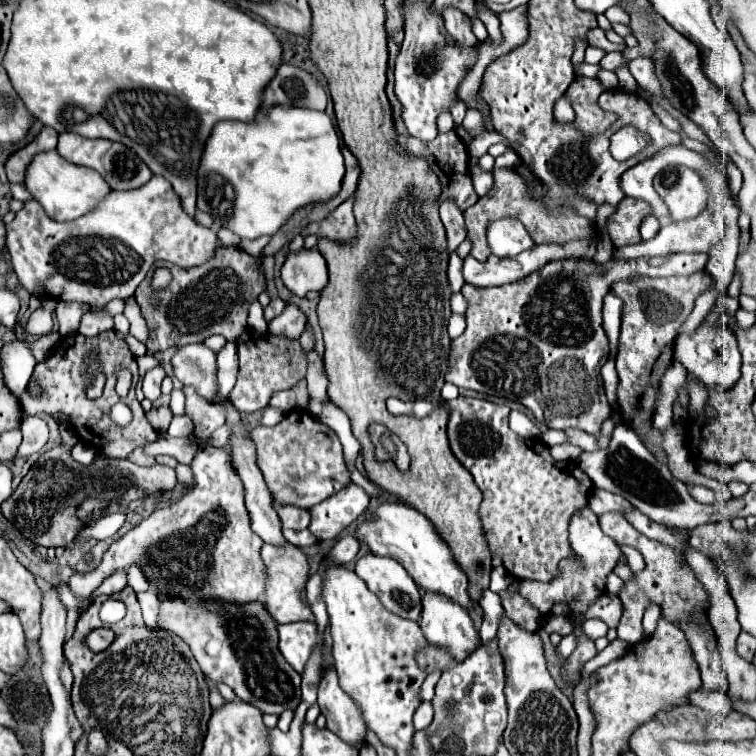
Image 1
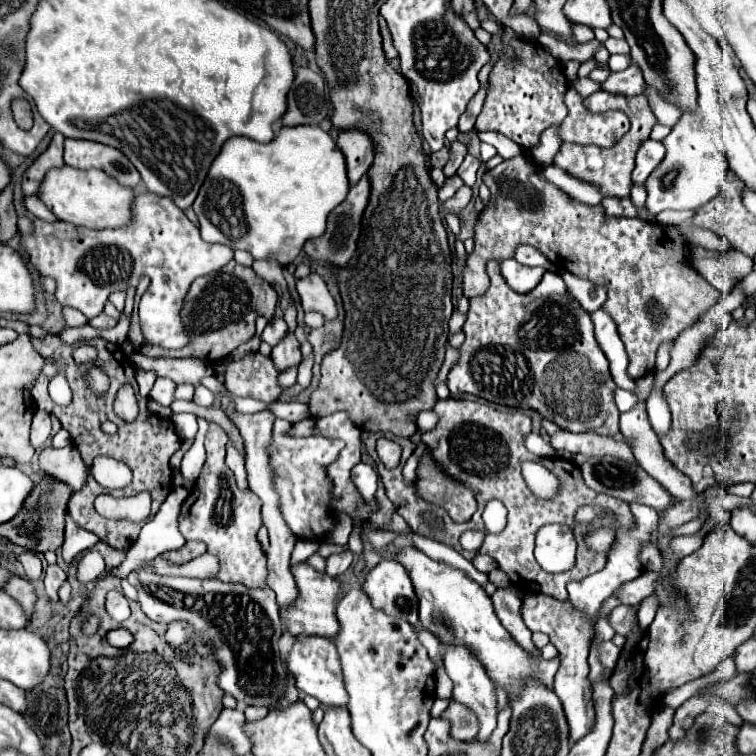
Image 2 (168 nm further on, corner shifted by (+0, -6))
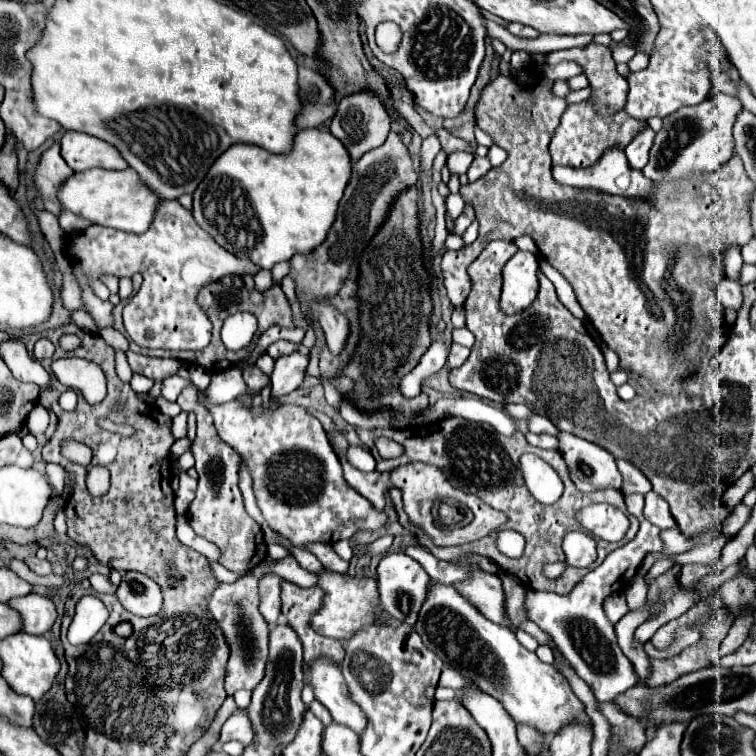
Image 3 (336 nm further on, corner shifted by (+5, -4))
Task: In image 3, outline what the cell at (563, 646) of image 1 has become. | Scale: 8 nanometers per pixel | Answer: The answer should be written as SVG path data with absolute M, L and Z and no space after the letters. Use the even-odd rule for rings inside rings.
M431 580L415 632L429 650L441 656L443 664L459 670L483 692L497 698L513 720L531 724L545 736L555 736L569 720L589 720L567 678L561 678L553 664L541 662L535 652L523 648L511 628L487 620L455 586Z

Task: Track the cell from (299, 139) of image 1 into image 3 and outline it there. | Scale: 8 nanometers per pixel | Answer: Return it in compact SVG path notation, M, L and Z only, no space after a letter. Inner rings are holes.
M309 128L295 134L295 142L289 154L273 154L251 144L229 146L209 168L205 180L193 192L193 218L209 232L219 246L239 258L247 258L253 264L271 270L277 262L291 260L293 254L307 254L319 246L327 230L331 228L337 212L337 204L351 178L351 158L345 146L331 134L319 128Z

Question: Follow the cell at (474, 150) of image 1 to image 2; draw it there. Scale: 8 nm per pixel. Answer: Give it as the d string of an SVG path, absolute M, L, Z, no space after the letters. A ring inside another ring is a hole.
M478 132L478 138L480 138L482 142L492 144L504 160L514 158L514 156L518 156L520 152L524 152L524 150L520 150L520 146L518 146L516 142L508 140L504 134L496 134L496 132Z

